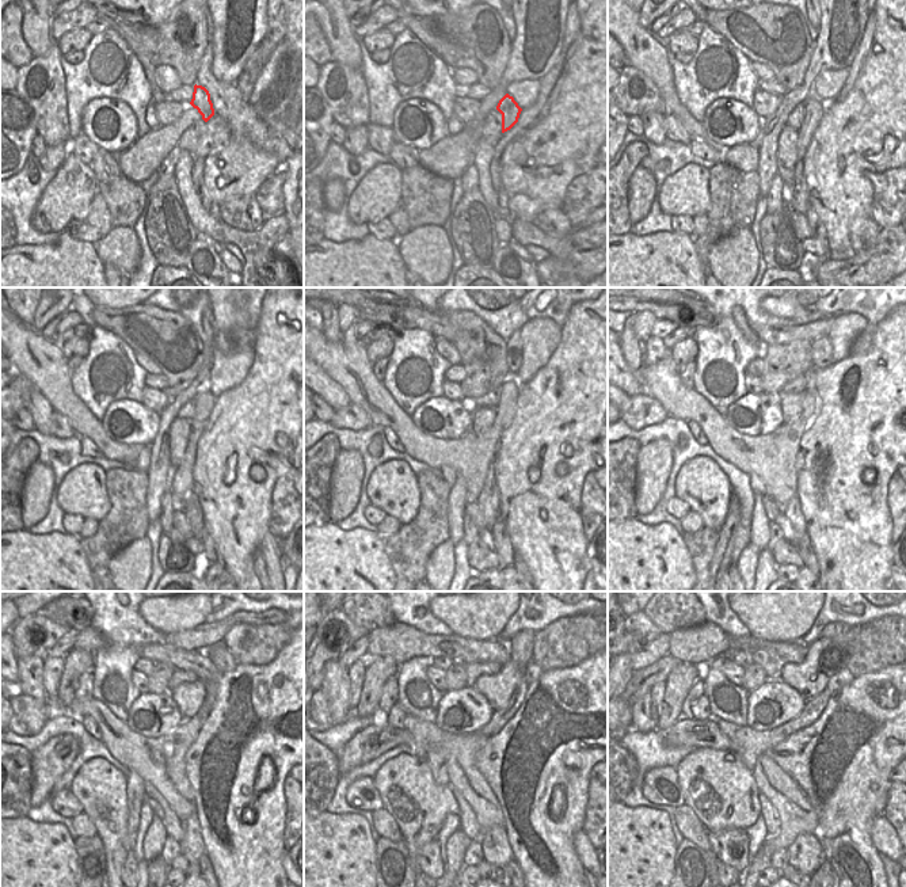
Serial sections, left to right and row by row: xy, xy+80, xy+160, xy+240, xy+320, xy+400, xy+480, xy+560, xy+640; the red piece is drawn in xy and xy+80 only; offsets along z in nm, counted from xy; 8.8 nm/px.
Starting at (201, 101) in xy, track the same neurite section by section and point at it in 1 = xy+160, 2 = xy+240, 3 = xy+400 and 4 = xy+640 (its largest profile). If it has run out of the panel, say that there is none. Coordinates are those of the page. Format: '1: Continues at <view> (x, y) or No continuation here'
1: Continues at xy+160 (815, 109)
2: Continues at xy+240 (182, 484)
3: Continues at xy+400 (792, 510)
4: Continues at xy+640 (806, 855)

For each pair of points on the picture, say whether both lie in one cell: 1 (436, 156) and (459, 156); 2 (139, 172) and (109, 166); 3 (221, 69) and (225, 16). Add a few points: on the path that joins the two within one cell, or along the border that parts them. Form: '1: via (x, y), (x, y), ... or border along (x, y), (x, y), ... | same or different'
1: via (441, 156), (453, 156) | same
2: border along (117, 158), (117, 164), (122, 172) | different
3: via (224, 56), (225, 30) | same

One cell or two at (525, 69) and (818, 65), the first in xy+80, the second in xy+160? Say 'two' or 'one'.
one

